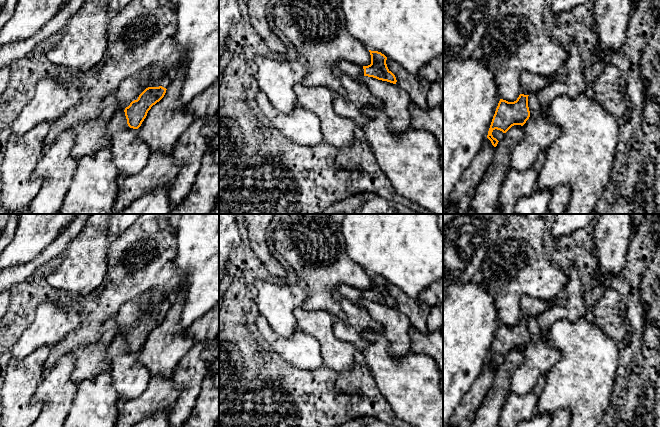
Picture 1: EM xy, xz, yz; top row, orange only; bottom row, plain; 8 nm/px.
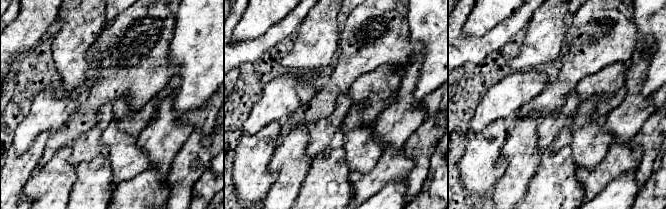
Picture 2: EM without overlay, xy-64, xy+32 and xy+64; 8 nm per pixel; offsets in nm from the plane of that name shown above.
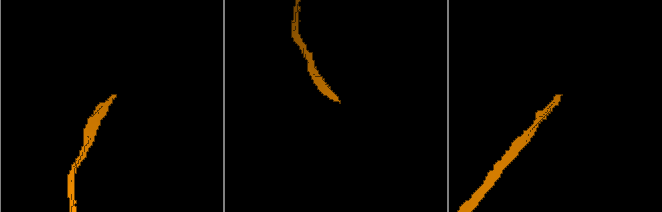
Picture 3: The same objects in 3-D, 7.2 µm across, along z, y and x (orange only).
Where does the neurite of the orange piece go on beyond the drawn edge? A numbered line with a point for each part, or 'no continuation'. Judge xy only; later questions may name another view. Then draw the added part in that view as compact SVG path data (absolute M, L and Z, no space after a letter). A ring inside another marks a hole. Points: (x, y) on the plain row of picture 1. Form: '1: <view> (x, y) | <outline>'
1: xy (129, 314) | M151 293L141 295L125 303L115 316L115 322L119 332L128 331L130 327L137 324L139 319L148 311L168 312L171 307L172 299L165 298L158 305L152 303Z

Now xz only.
1: xz (354, 295) | M340 284L337 287L337 291L356 305L359 305L359 303L364 300L364 293L361 289Z

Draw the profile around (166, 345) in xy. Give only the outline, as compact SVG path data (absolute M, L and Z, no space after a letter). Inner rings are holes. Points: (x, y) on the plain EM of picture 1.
M181 288L172 298L171 307L168 310L164 321L151 331L146 342L138 352L138 361L145 366L151 376L162 376L171 378L179 361L194 345L194 341L189 336L184 335L184 329L179 325L182 307L185 303L185 289Z

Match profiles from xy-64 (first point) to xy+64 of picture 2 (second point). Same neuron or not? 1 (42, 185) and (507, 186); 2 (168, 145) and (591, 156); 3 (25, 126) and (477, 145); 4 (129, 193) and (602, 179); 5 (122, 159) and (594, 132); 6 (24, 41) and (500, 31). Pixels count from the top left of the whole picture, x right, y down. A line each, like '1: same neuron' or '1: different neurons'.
1: same neuron
2: different neurons
3: different neurons
4: same neuron
5: same neuron
6: different neurons

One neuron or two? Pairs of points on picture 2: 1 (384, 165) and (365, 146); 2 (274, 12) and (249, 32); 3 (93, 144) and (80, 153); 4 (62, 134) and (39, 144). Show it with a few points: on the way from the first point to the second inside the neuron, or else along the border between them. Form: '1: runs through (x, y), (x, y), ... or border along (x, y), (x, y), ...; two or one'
1: border along (384, 150), (377, 163), (364, 174); two
2: runs through (268, 13), (255, 26); one
3: runs through (90, 144), (83, 150); one
4: border along (52, 134), (47, 140), (43, 154), (37, 163); two

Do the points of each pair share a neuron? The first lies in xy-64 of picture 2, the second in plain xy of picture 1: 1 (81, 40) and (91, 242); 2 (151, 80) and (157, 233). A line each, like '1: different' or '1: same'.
1: same
2: same

